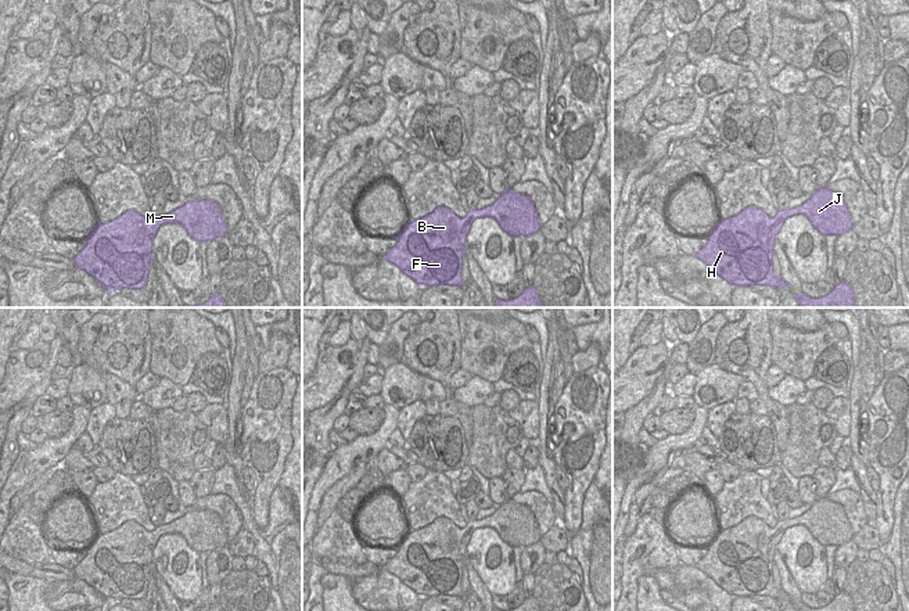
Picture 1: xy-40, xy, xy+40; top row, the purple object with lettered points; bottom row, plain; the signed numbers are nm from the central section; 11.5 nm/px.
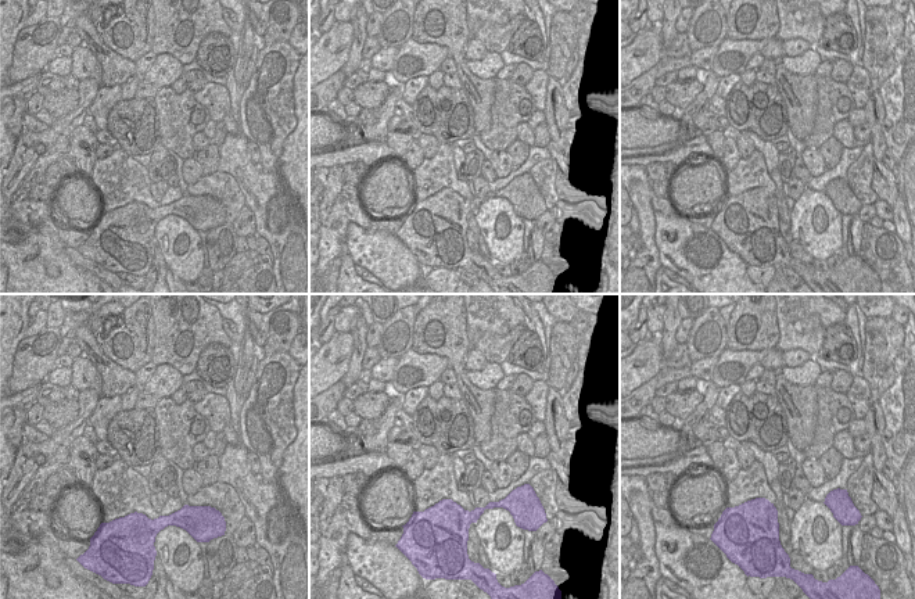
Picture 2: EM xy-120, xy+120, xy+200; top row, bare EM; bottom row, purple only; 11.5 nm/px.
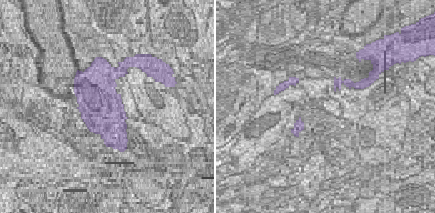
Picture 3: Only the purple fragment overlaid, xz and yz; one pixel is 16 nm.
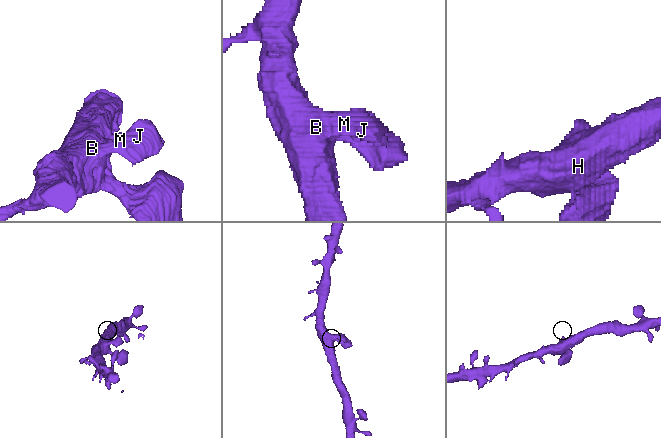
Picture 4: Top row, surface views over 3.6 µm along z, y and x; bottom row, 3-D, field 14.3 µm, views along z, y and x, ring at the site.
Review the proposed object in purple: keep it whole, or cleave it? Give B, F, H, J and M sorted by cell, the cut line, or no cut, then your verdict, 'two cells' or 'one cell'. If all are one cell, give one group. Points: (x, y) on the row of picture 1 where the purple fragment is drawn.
groups B F H J M; cut none; one cell

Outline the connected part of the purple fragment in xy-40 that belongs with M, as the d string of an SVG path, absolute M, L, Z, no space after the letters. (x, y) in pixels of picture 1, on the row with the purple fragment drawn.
M211 200L188 201L169 213L157 215L151 222L145 220L139 212L129 209L111 222L97 223L86 237L85 248L72 262L100 283L107 290L107 295L122 288L141 290L147 284L152 263L152 240L158 229L168 223L182 224L187 234L198 242L211 242L229 233L222 209Z

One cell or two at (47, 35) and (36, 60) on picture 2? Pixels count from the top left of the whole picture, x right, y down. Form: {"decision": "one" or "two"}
{"decision": "one"}

